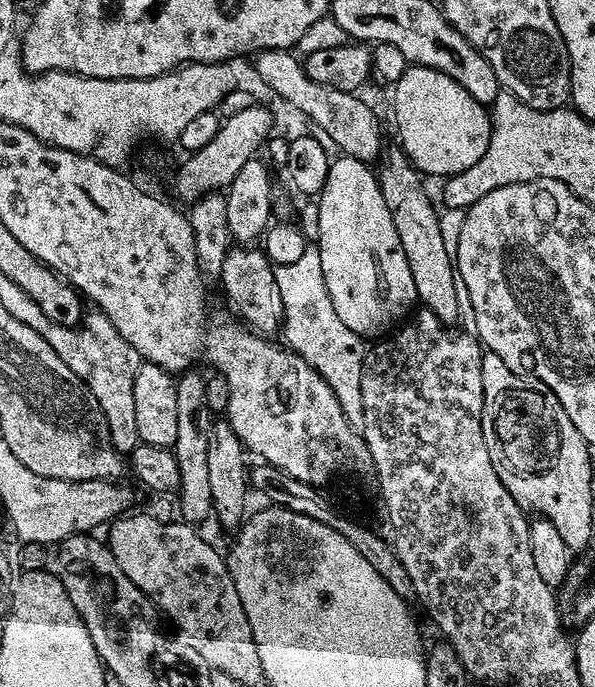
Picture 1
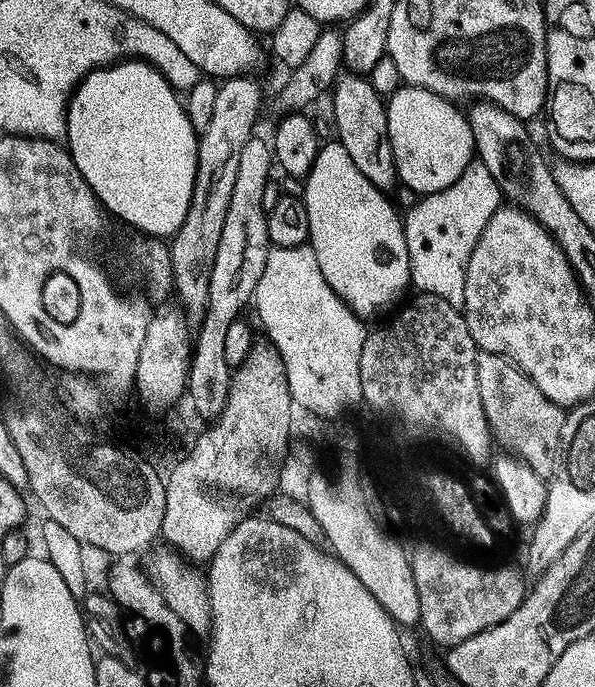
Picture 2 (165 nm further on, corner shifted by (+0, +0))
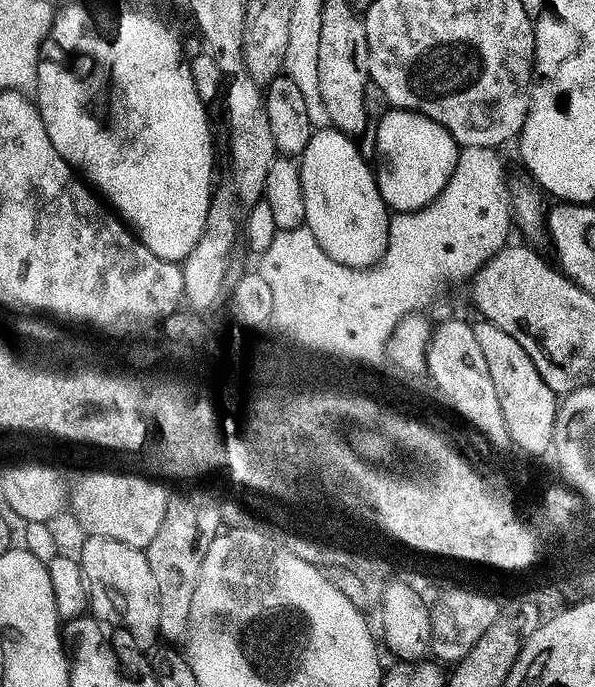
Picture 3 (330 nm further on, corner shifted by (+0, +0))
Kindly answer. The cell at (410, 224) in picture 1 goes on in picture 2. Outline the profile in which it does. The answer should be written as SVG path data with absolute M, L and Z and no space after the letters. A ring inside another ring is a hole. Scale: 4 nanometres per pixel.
M344 74L337 79L334 87L331 89L332 96L332 120L336 123L335 139L342 145L346 146L346 154L350 154L350 159L374 186L378 186L380 191L388 194L391 193L392 187L397 187L396 163L394 162L394 150L390 146L388 137L388 109L385 101L374 90L371 79L365 78L360 74Z

